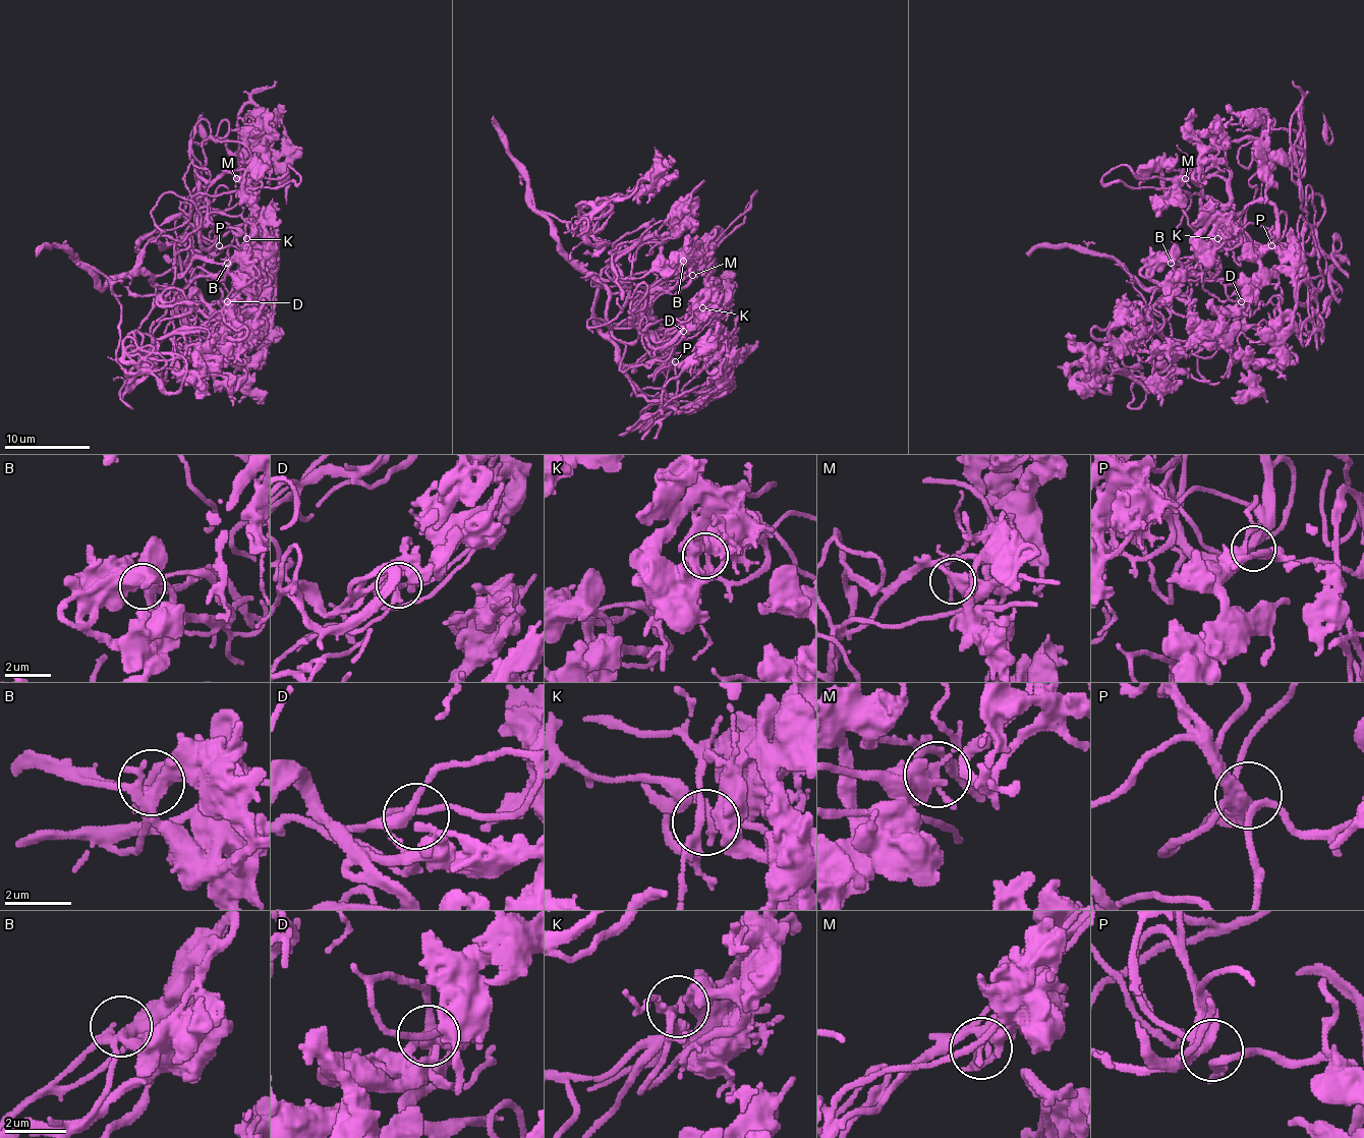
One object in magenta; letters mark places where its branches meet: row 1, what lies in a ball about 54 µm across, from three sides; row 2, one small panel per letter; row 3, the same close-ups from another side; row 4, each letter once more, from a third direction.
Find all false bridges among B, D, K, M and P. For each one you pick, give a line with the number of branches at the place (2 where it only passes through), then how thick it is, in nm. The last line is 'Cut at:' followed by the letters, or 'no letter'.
Cut at: no letter

